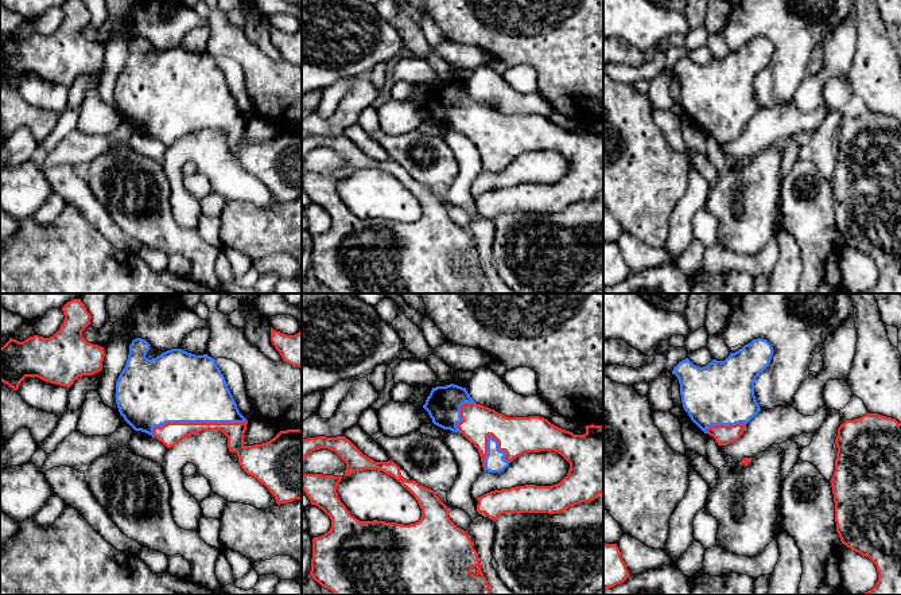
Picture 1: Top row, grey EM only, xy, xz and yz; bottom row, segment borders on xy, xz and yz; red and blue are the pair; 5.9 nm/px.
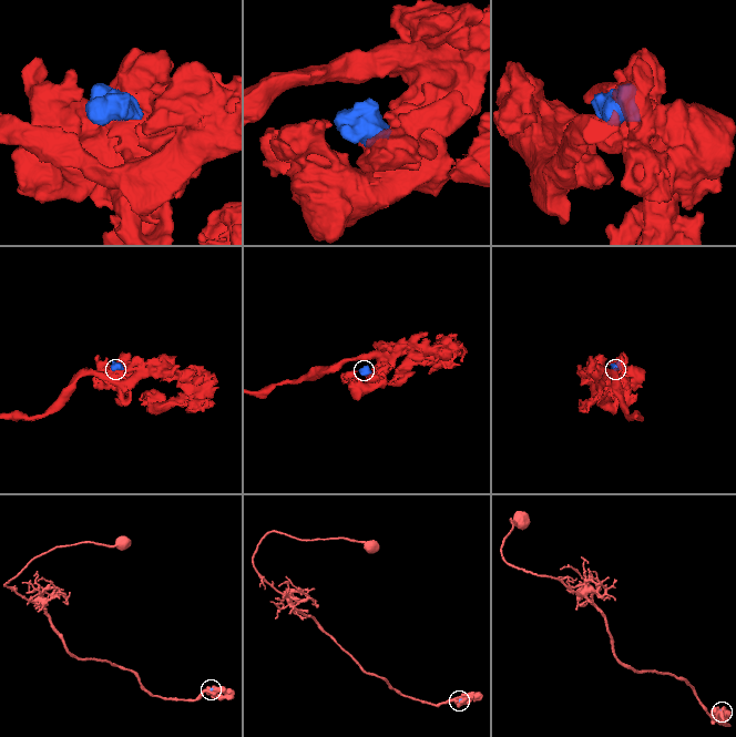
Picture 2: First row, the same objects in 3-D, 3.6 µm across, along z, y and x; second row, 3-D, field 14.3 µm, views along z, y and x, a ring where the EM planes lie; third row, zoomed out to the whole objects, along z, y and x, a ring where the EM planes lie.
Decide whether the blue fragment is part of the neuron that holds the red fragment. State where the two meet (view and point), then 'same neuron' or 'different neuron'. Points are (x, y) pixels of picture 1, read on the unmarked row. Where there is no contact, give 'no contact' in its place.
contact xy (195, 121); same neuron

